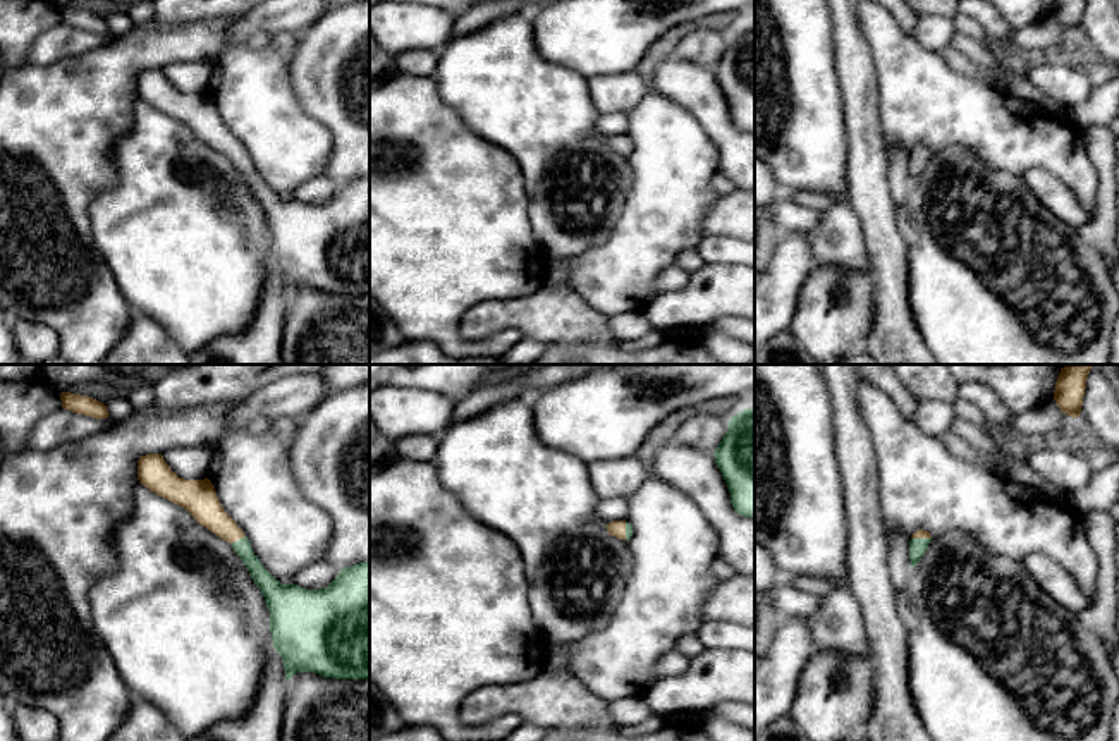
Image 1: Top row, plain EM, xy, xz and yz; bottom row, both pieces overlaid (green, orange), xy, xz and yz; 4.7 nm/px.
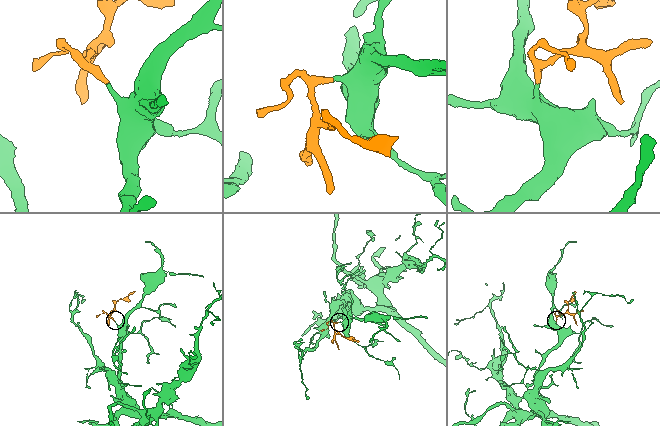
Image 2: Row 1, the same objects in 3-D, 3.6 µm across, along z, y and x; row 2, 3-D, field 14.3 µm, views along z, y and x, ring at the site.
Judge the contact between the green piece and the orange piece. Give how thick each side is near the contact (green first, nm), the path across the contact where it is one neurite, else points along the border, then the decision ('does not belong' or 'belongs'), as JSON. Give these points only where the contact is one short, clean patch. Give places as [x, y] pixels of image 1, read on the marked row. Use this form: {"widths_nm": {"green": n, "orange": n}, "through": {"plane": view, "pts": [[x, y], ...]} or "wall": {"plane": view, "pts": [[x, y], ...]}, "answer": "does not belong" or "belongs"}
{"widths_nm": {"green": 90, "orange": 150}, "through": {"plane": "xy", "pts": [[263, 580], [238, 540], [201, 501]]}, "answer": "belongs"}

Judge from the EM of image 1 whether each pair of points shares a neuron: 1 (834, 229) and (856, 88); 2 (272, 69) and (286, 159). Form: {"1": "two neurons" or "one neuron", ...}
{"1": "two neurons", "2": "one neuron"}

